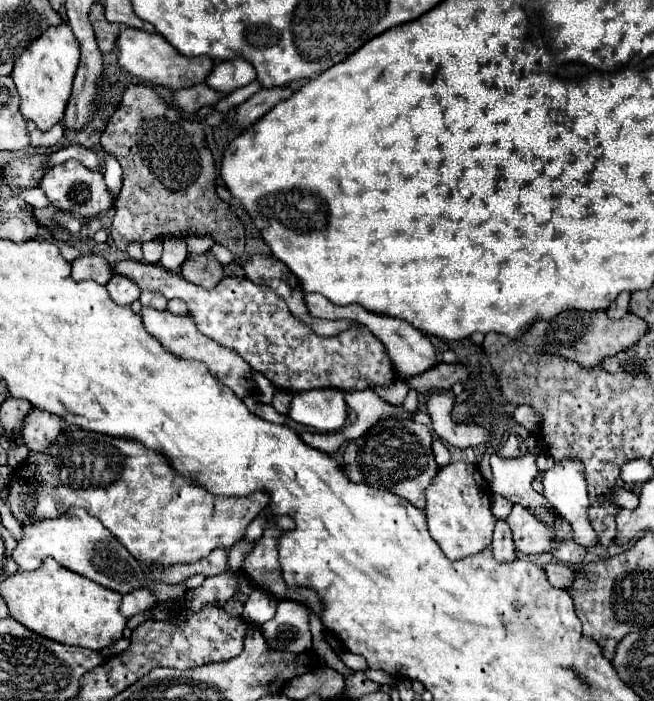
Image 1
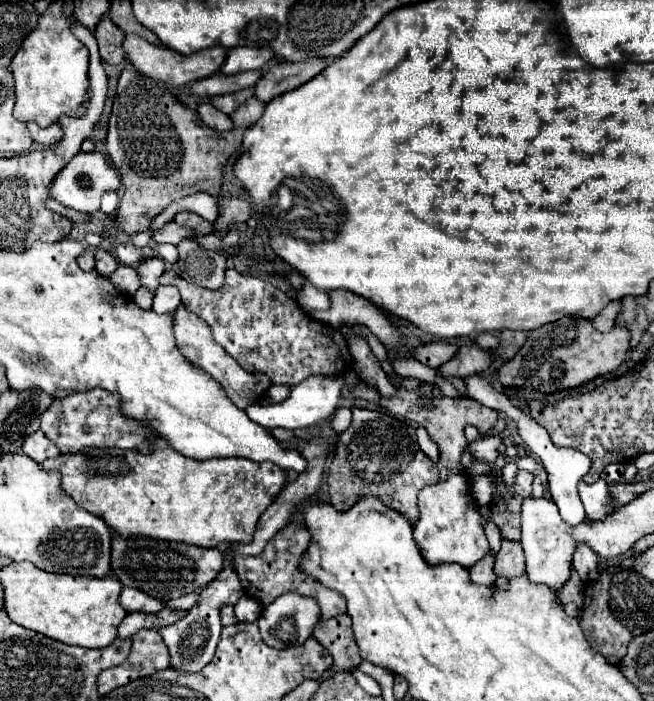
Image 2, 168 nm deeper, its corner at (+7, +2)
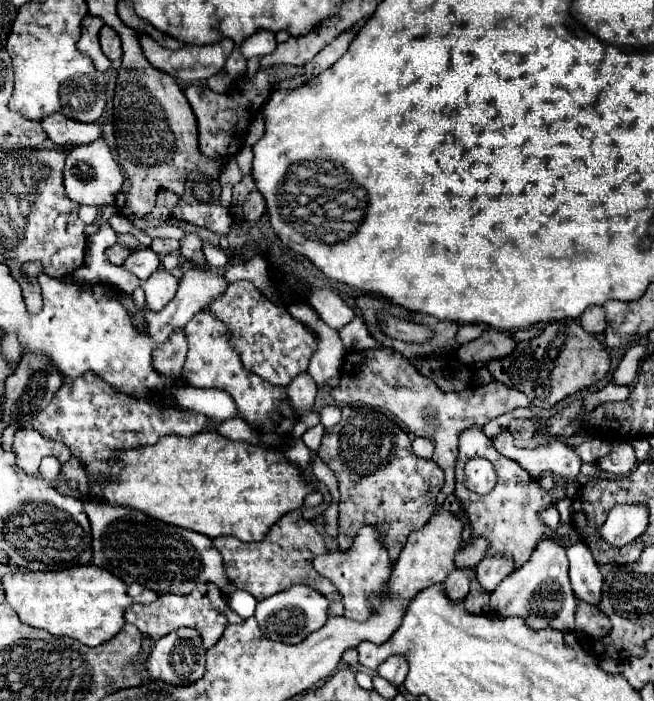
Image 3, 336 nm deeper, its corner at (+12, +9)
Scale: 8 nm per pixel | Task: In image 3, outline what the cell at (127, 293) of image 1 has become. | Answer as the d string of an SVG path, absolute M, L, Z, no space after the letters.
M142 248L142 250L134 250L126 262L122 264L124 270L132 272L134 276L138 276L140 280L146 280L150 274L154 274L160 266L160 256L156 252L152 252L150 248Z

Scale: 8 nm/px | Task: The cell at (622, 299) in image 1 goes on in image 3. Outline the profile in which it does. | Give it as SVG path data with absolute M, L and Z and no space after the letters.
M588 306L586 312L580 316L580 324L586 332L602 334L606 330L606 314L602 306Z

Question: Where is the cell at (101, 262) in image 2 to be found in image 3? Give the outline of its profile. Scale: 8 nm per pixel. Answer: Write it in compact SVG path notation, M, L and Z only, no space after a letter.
M112 246L112 248L108 248L106 250L106 256L108 256L108 260L112 262L112 264L116 264L116 266L120 266L128 256L130 256L130 250L128 248L122 248L122 246Z

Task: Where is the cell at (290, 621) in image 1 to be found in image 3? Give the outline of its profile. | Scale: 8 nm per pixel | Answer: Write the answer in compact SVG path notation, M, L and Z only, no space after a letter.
M304 584L290 586L288 590L276 592L270 598L258 602L254 616L256 616L258 626L266 638L284 642L284 644L298 644L310 632L314 632L326 624L328 600L324 600L324 596L320 596L320 592L316 592L314 588L308 588Z

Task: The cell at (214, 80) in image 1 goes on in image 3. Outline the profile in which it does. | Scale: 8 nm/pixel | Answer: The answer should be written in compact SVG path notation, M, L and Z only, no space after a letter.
M256 32L252 34L250 38L246 38L242 44L240 44L240 52L246 60L250 58L258 58L258 56L266 56L270 52L274 52L276 48L276 40L274 40L274 34L272 32Z

